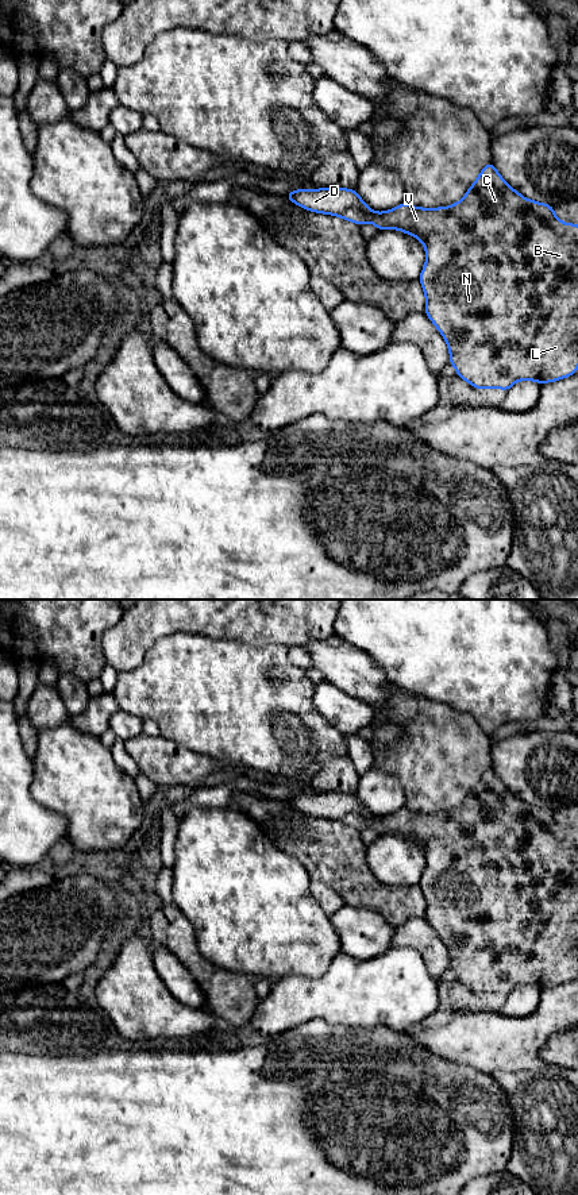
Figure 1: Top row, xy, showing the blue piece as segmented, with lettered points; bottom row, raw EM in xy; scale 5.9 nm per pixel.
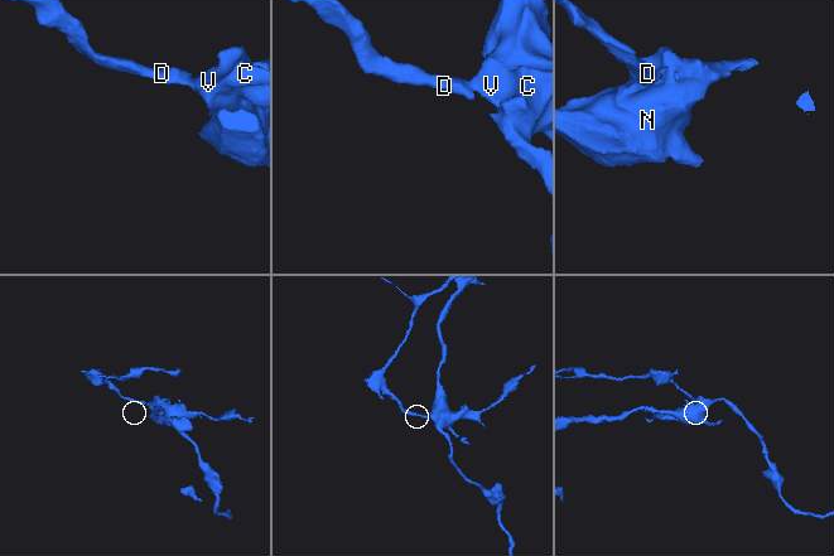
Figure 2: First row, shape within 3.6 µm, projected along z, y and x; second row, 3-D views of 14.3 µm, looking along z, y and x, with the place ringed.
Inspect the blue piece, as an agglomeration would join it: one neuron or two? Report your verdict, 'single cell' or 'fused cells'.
single cell

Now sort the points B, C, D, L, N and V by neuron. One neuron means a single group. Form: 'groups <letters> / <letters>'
groups B C D L N V

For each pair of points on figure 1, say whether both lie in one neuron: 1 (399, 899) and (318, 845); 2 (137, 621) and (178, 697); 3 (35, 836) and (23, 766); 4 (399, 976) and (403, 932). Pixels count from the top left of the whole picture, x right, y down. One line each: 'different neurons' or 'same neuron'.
1: same neuron
2: different neurons
3: same neuron
4: different neurons

